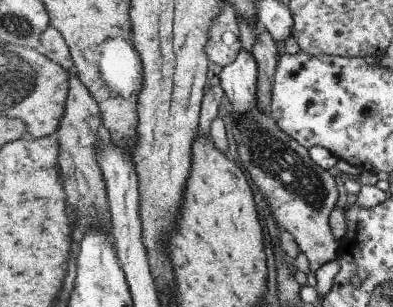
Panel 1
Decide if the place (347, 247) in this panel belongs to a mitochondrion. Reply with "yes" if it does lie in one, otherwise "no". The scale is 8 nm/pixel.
no

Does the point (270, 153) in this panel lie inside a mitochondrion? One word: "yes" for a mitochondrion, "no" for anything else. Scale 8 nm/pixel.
yes

